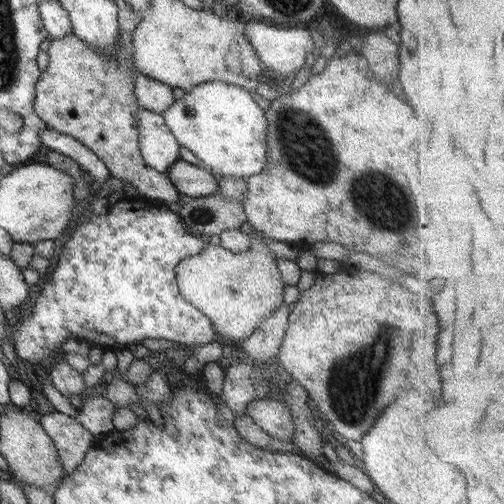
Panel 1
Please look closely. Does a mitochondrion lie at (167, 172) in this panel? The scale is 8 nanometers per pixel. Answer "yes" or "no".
no

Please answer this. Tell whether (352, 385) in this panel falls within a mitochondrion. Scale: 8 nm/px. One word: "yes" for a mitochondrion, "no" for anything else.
yes

